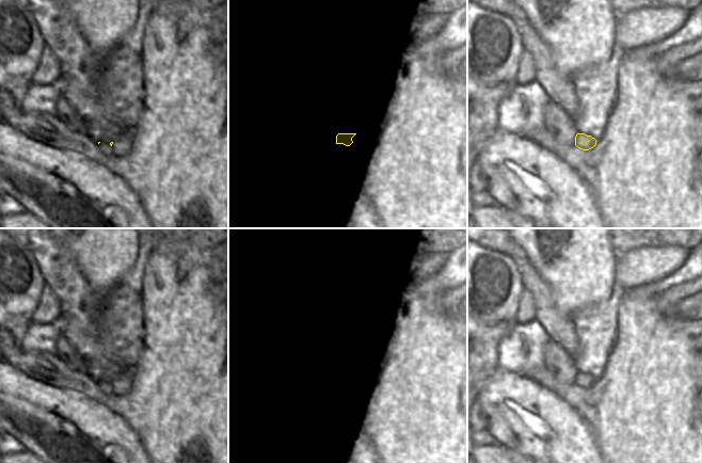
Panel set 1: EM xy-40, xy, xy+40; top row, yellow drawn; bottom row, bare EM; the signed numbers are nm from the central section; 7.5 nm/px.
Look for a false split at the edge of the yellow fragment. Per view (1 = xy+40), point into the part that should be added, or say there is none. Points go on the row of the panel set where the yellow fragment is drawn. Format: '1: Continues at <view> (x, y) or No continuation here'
1: No continuation here.

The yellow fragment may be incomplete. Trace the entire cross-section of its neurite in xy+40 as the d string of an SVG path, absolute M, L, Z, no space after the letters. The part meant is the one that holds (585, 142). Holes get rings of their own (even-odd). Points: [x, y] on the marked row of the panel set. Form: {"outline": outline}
{"outline": "M577 133L575 137L575 145L583 150L593 148L596 145L596 142L597 141L594 138L585 133Z"}

